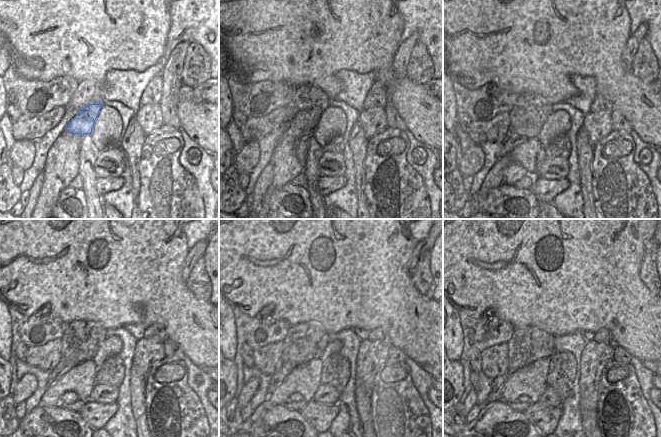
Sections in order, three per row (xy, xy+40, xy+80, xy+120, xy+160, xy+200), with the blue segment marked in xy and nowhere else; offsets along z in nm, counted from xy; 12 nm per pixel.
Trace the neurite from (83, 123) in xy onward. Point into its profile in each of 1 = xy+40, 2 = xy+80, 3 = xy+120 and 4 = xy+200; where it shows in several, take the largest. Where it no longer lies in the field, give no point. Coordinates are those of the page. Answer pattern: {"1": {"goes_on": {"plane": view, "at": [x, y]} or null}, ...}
{"1": {"goes_on": {"plane": "xy+40", "at": [297, 129]}}, "2": {"goes_on": {"plane": "xy+80", "at": [512, 140]}}, "3": {"goes_on": {"plane": "xy+120", "at": [63, 366]}}, "4": {"goes_on": {"plane": "xy+200", "at": [496, 387]}}}

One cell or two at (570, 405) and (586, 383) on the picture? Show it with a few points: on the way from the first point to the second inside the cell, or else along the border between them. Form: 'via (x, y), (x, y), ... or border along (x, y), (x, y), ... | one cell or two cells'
border along (579, 369), (579, 414), (581, 416) | two cells

